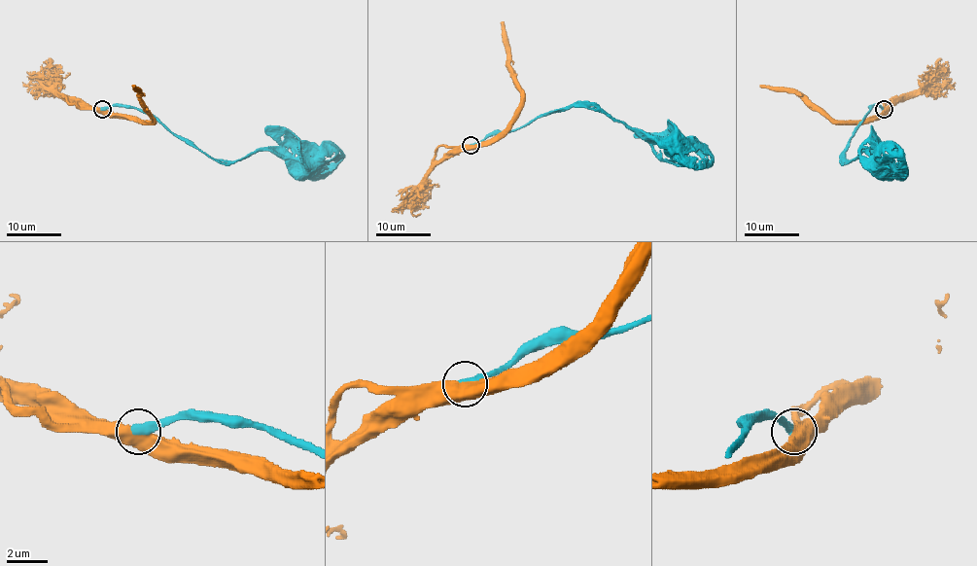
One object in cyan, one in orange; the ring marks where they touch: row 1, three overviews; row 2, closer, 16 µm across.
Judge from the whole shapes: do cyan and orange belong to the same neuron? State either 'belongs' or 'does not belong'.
belongs

